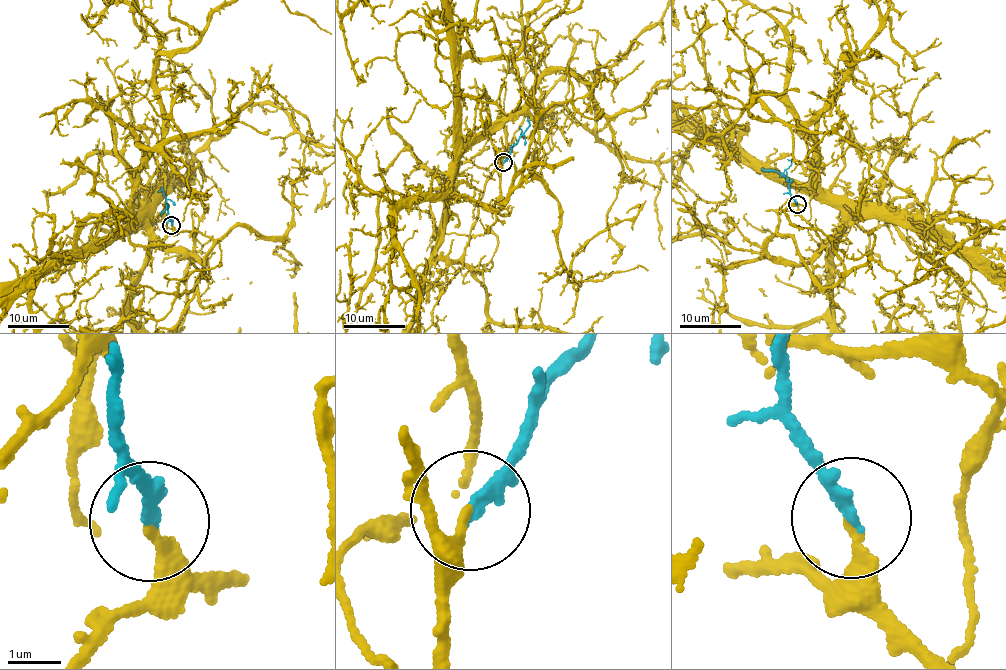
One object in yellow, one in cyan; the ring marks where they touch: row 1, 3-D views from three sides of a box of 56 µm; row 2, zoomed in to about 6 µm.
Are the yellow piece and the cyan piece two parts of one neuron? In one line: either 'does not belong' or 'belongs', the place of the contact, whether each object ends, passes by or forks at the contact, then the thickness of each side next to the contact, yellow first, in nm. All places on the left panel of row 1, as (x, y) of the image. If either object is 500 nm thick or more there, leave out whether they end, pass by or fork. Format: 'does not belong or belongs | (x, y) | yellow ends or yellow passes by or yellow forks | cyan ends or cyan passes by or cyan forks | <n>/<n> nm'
belongs | (171, 225) | yellow ends | cyan ends | 170/200 nm

